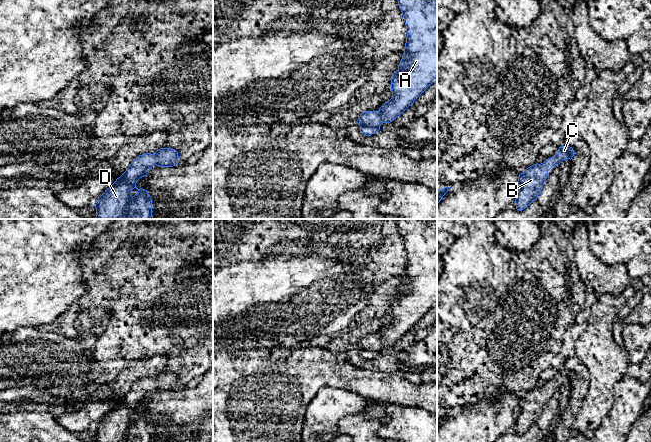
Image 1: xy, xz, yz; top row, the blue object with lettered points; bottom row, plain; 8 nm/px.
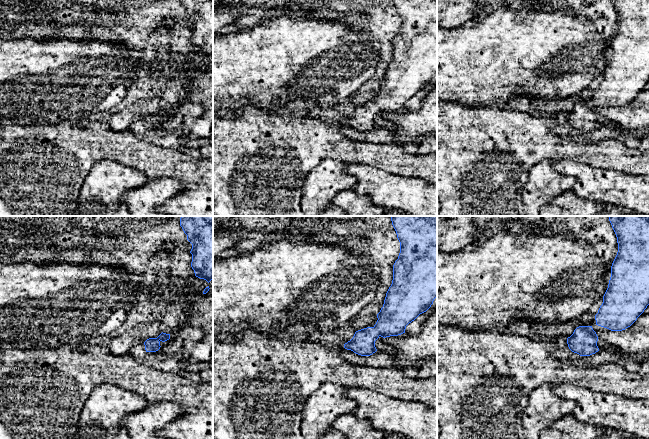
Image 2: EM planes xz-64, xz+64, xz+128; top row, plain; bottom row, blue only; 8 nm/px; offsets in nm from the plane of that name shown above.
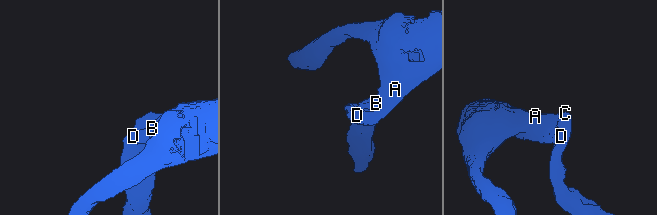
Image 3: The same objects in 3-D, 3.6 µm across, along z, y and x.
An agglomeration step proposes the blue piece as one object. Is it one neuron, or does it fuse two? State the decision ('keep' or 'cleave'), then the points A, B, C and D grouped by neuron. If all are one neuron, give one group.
keep; A B C D

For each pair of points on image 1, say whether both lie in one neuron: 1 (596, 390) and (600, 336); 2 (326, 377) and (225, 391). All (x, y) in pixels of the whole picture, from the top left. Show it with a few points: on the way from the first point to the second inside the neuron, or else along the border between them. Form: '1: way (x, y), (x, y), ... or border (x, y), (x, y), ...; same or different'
1: way (600, 377), (600, 349); same
2: way (301, 377), (289, 377), (267, 390), (250, 390); same

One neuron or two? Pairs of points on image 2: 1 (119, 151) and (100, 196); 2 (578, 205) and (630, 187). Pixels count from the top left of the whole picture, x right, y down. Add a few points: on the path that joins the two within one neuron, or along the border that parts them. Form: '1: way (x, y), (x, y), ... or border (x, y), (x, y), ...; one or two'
1: border (92, 164), (109, 159), (137, 170); two
2: border (571, 190), (579, 197), (601, 201), (607, 205); two

